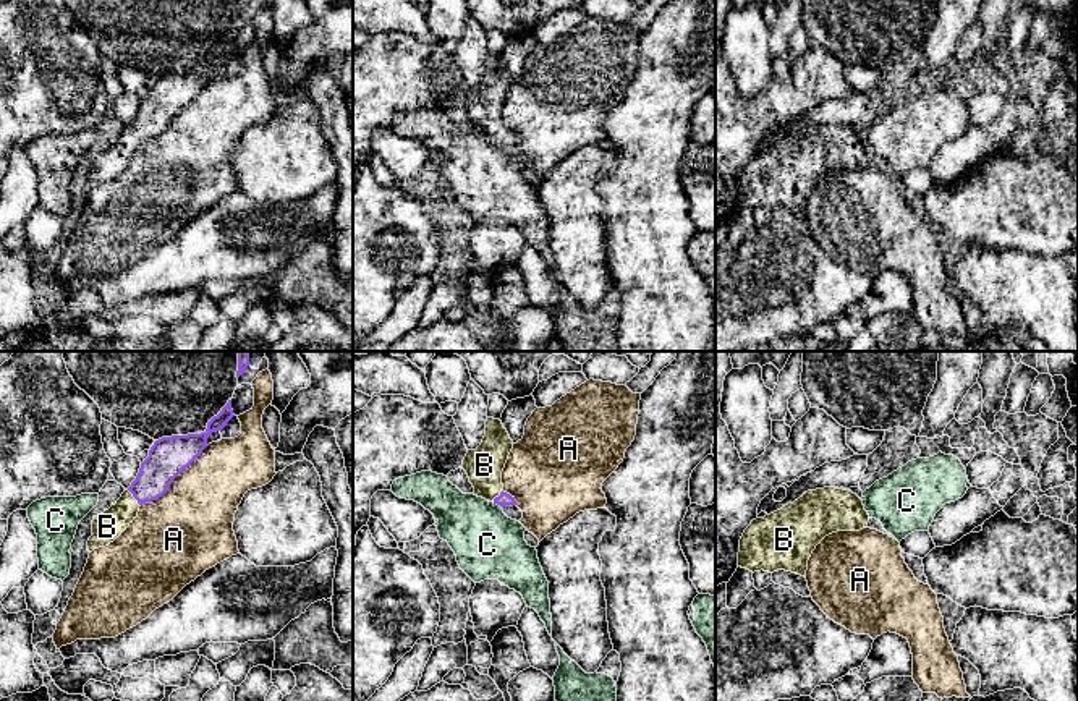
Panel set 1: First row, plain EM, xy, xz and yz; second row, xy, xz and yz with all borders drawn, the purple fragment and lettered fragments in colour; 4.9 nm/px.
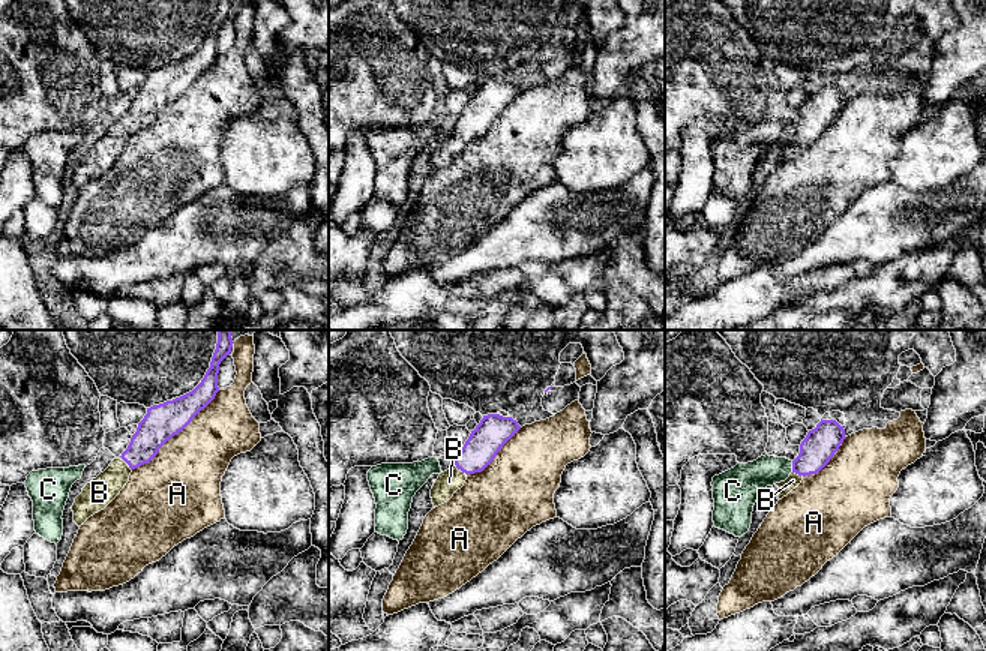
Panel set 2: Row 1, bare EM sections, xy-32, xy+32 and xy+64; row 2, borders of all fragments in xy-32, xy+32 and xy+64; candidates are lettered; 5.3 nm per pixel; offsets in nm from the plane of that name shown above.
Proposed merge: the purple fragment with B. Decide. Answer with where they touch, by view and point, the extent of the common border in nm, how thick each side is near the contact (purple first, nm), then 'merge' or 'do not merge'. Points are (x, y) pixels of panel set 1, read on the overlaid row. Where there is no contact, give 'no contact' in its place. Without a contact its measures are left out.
xy (133, 496) | 110 nm | 190/150 nm | merge

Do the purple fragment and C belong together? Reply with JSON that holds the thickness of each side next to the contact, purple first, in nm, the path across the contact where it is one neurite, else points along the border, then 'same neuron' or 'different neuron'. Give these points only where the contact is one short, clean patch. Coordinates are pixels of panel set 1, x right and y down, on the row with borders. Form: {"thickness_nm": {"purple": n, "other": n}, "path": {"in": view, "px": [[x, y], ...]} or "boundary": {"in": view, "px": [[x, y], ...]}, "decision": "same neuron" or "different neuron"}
{"thickness_nm": {"purple": 60, "other": 340}, "boundary": {"in": "xz", "px": [[492, 502], [500, 507]]}, "decision": "different neuron"}

